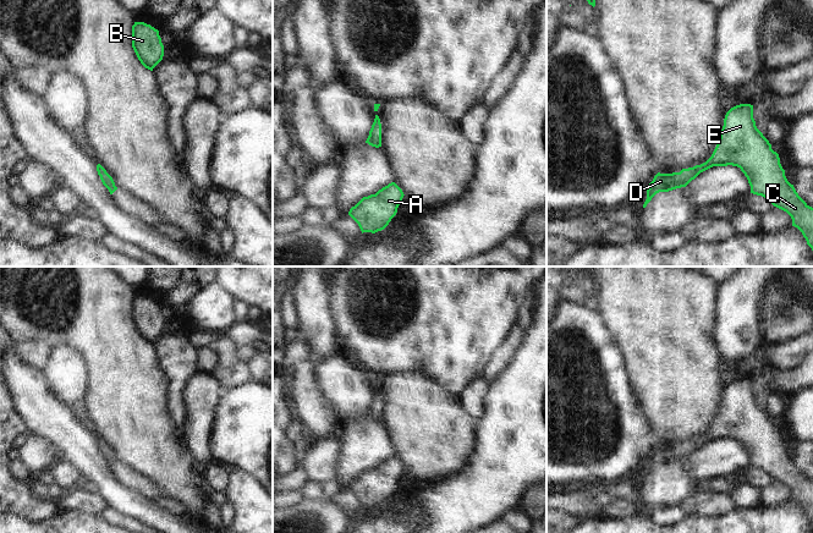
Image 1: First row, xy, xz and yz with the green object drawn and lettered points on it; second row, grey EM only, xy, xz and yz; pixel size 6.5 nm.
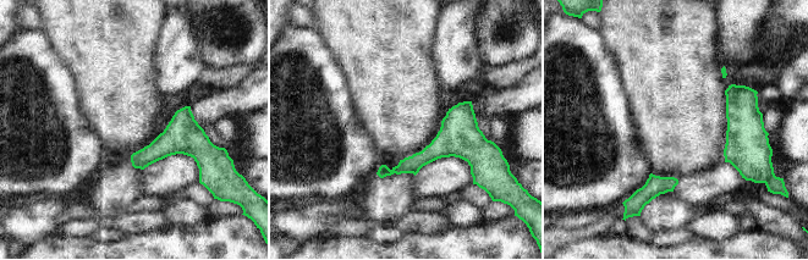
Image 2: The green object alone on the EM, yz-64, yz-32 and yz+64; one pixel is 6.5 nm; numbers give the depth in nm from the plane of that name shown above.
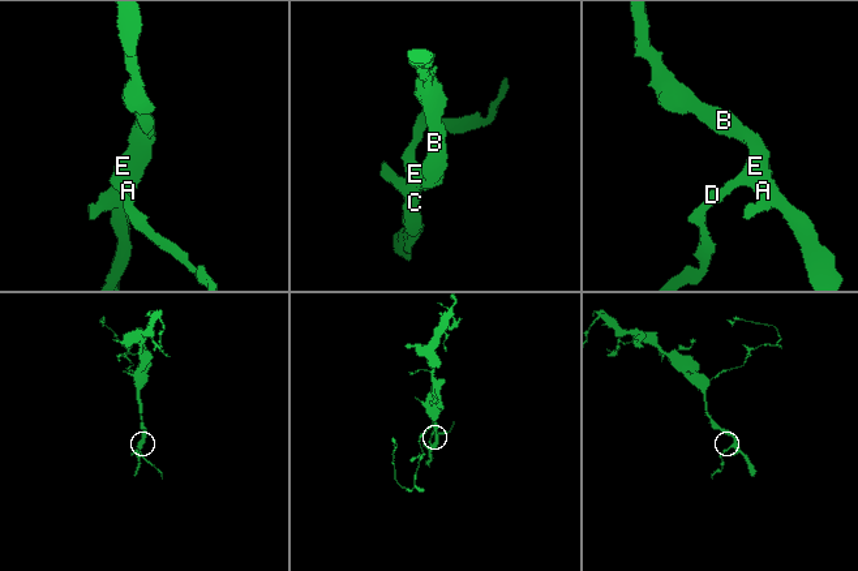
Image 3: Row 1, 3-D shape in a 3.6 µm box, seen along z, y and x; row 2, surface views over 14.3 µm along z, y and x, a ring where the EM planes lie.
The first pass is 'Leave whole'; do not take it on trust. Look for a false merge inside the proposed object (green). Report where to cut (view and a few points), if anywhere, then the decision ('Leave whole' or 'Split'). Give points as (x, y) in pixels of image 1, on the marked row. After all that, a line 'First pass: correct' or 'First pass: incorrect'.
No split. Leave whole
First pass: correct

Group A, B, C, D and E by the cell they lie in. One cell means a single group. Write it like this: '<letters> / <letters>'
A B C D E

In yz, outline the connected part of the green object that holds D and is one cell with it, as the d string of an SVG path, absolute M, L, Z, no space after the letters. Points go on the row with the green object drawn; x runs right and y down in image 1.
M751 104L736 105L726 112L719 142L705 163L680 172L658 172L649 183L643 208L657 193L686 187L701 172L727 165L741 169L751 193L767 198L774 207L786 211L792 219L792 226L802 232L813 251L813 208L787 181L779 154L756 126Z

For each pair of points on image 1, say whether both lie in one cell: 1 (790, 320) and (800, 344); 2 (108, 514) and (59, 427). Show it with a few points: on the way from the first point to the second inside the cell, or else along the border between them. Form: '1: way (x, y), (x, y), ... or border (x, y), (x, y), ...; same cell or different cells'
1: border (800, 334), (770, 346); different cells
2: border (106, 507), (133, 520); different cells

